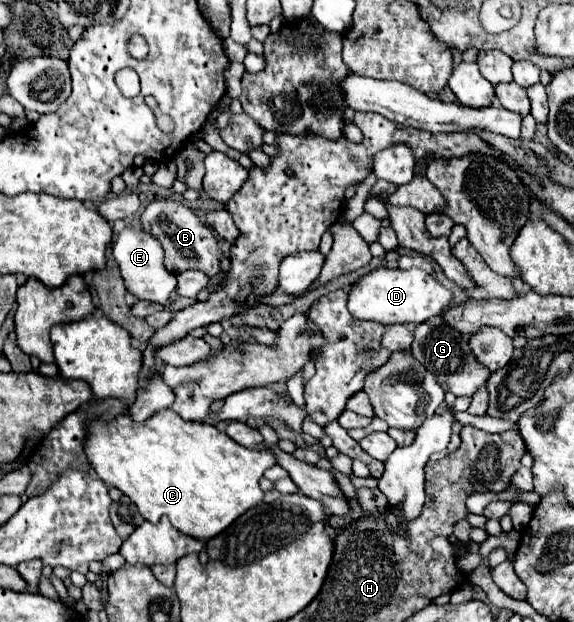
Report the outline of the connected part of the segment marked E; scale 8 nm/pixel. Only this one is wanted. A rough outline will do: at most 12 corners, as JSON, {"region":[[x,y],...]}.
{"region":[[141,228],[117,236],[113,258],[129,294],[169,304],[175,274]]}

